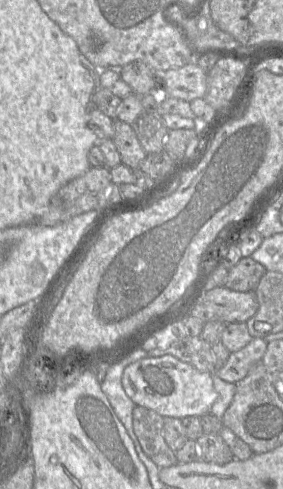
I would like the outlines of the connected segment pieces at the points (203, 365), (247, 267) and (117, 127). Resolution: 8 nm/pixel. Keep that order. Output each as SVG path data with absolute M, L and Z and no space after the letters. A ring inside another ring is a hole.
M188 336L166 349L148 351L149 357L164 355L172 355L183 362L191 364L199 371L212 373L216 371L216 359L212 353L212 345L202 339L201 336Z
M242 257L229 269L225 287L239 292L255 291L266 271L266 268L252 257Z
M118 119L114 120L114 144L121 156L122 164L139 168L147 153L139 142L132 126Z

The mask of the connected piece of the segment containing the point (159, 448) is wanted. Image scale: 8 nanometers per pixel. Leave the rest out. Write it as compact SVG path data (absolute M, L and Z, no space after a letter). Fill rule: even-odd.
M136 405L133 409L134 432L144 453L159 467L178 463L175 452L162 434L164 417L154 410Z

